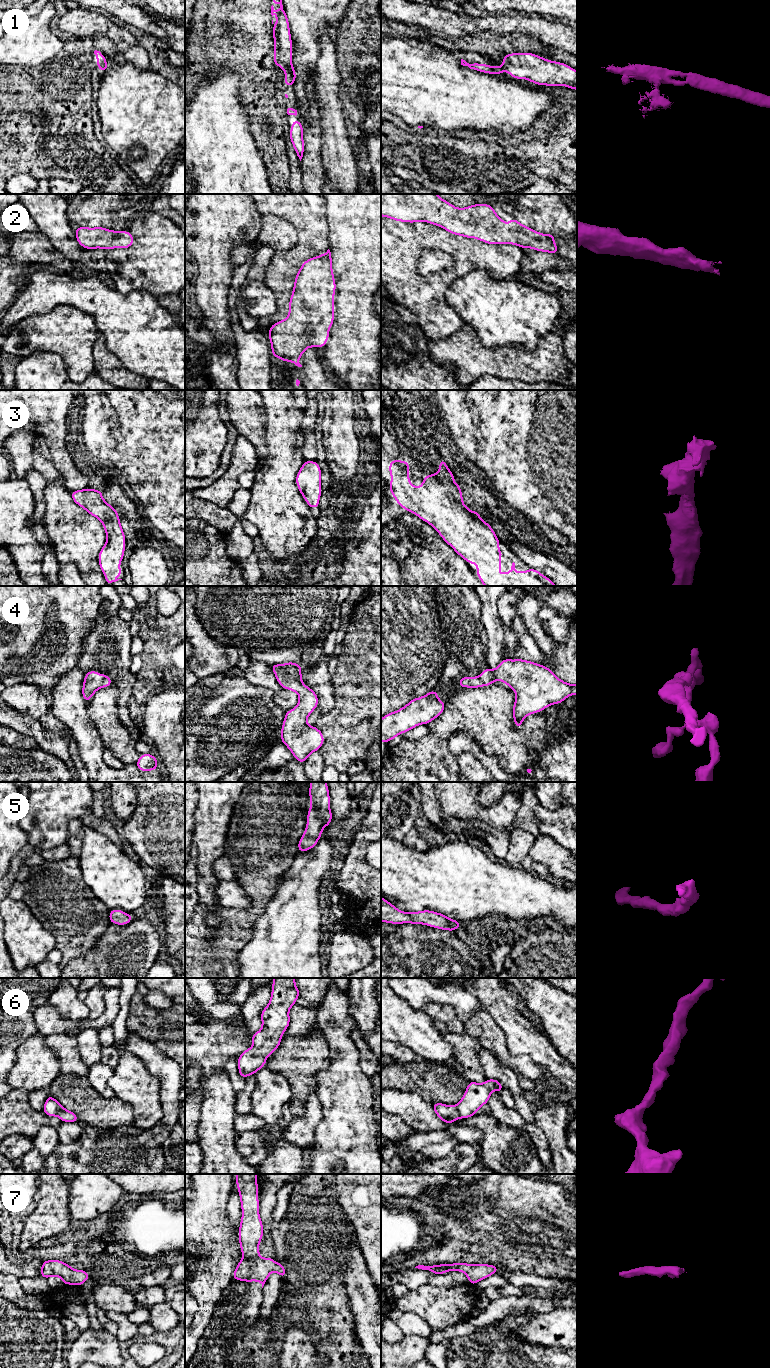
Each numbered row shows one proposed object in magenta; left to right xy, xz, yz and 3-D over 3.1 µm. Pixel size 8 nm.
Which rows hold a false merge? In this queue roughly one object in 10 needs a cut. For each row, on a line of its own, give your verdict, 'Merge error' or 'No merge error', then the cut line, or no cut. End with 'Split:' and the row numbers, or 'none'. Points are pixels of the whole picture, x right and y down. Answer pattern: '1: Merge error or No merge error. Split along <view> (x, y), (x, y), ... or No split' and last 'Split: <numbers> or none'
1: No merge error. No split
2: No merge error. No split
3: No merge error. No split
4: No merge error. No split
5: No merge error. No split
6: No merge error. No split
7: No merge error. No split
Split: none

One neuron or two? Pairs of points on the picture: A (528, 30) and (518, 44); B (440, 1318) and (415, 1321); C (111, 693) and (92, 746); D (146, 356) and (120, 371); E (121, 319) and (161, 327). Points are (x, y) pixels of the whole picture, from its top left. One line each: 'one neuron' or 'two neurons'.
A: two neurons
B: two neurons
C: two neurons
D: two neurons
E: one neuron

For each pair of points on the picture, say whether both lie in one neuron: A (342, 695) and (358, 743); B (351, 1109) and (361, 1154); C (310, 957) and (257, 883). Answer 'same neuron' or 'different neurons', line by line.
A: same neuron
B: same neuron
C: different neurons

